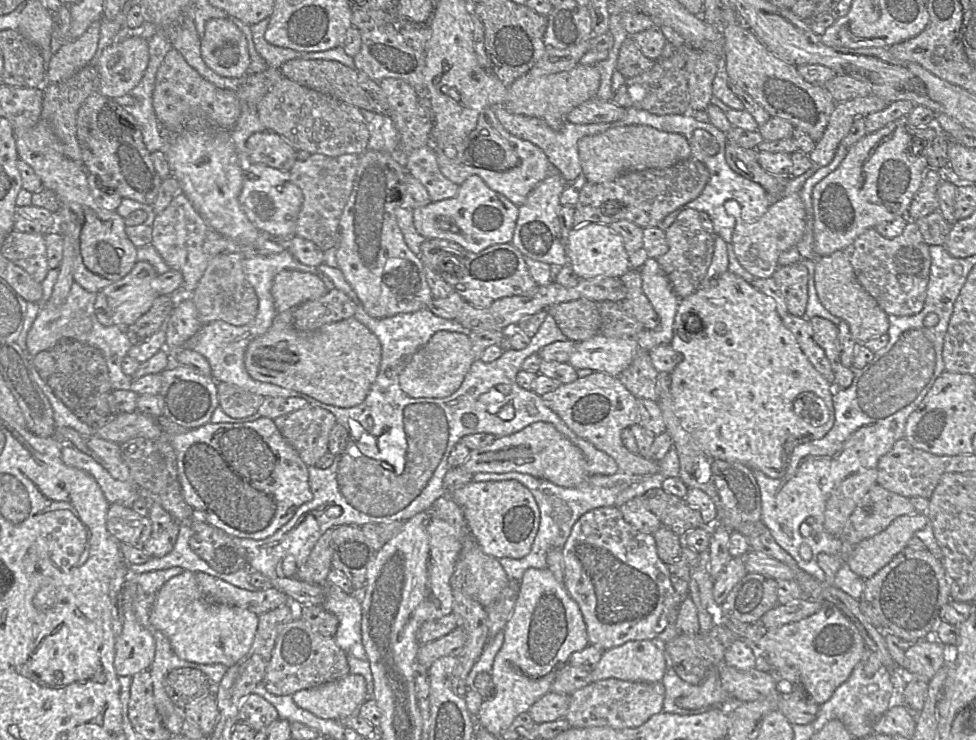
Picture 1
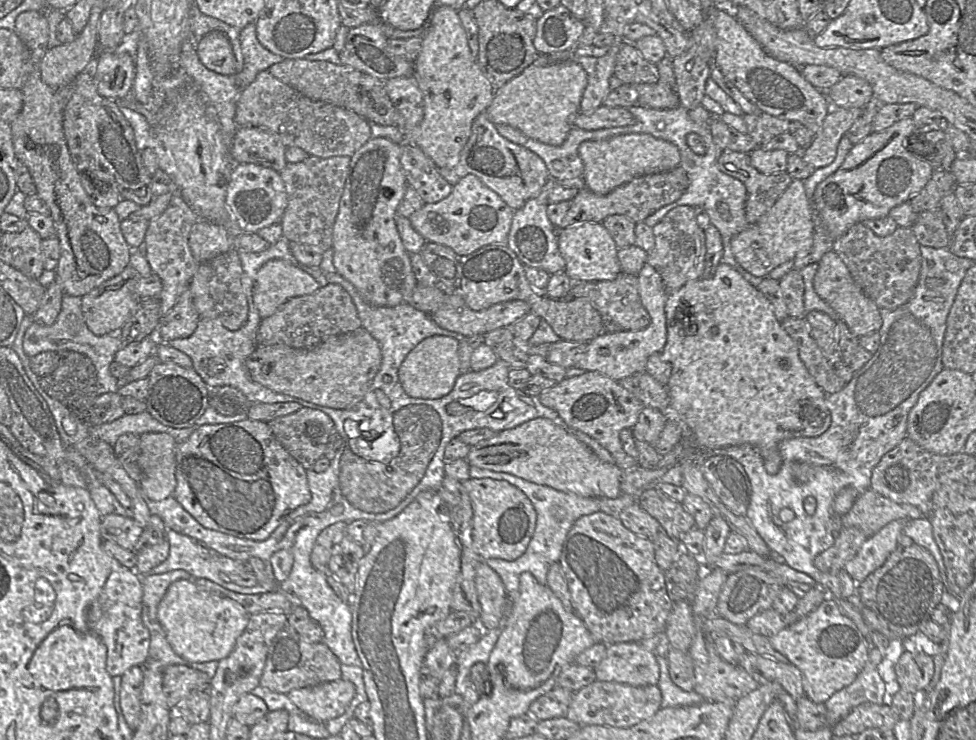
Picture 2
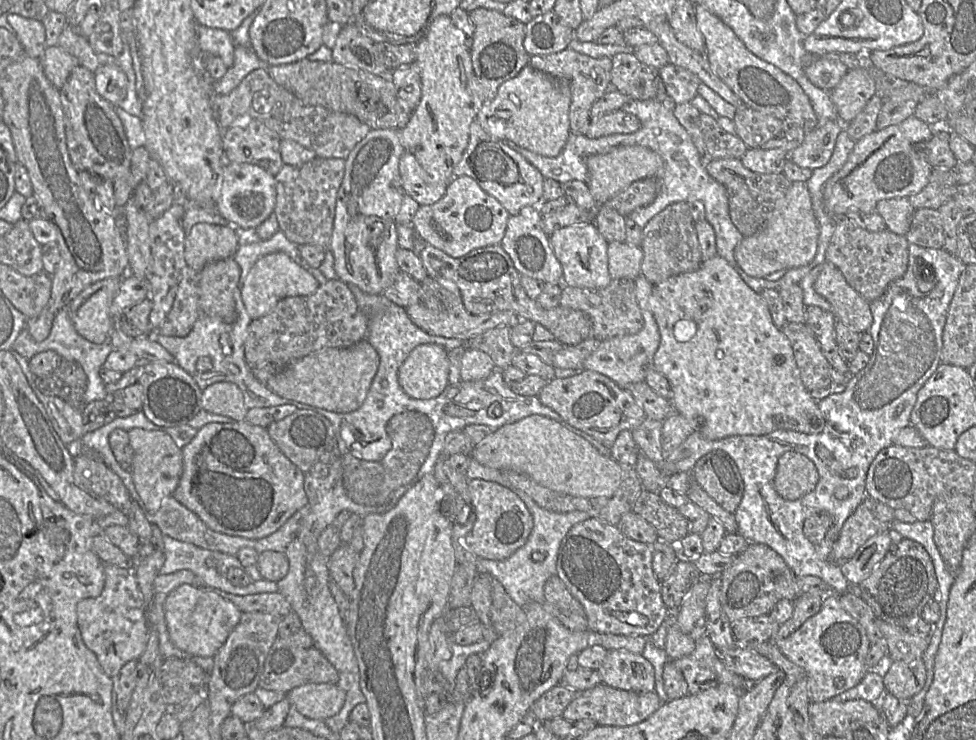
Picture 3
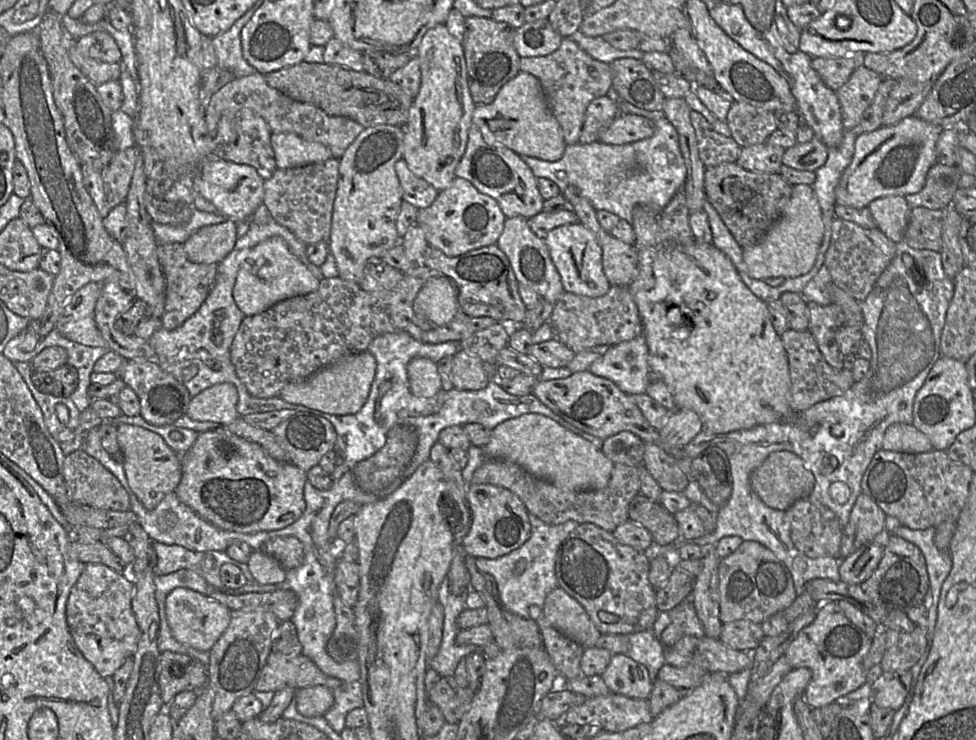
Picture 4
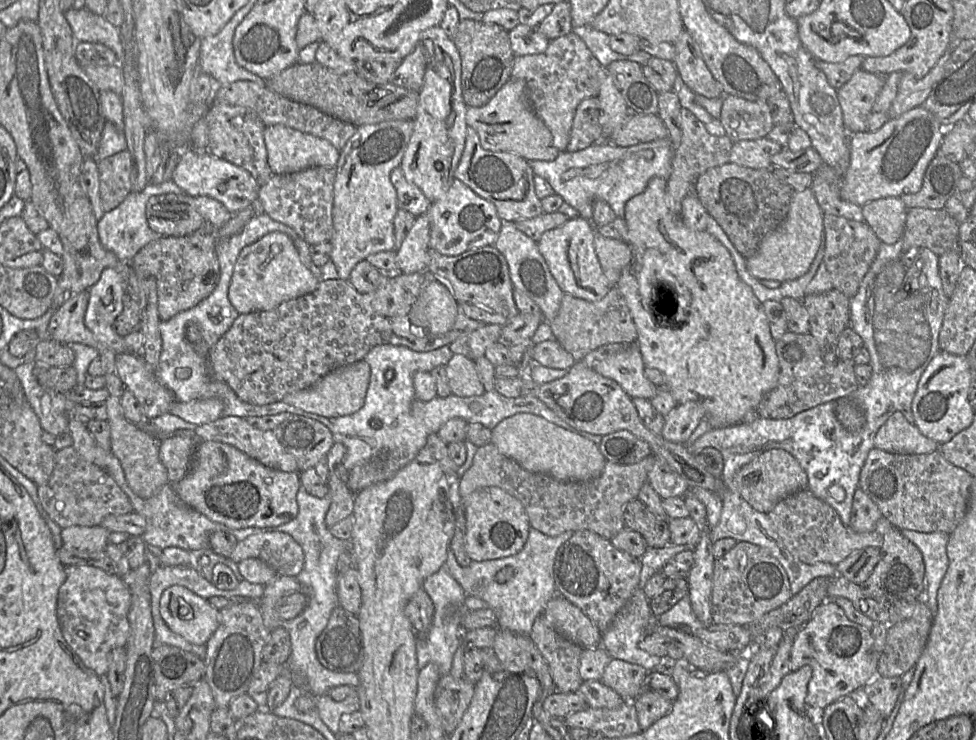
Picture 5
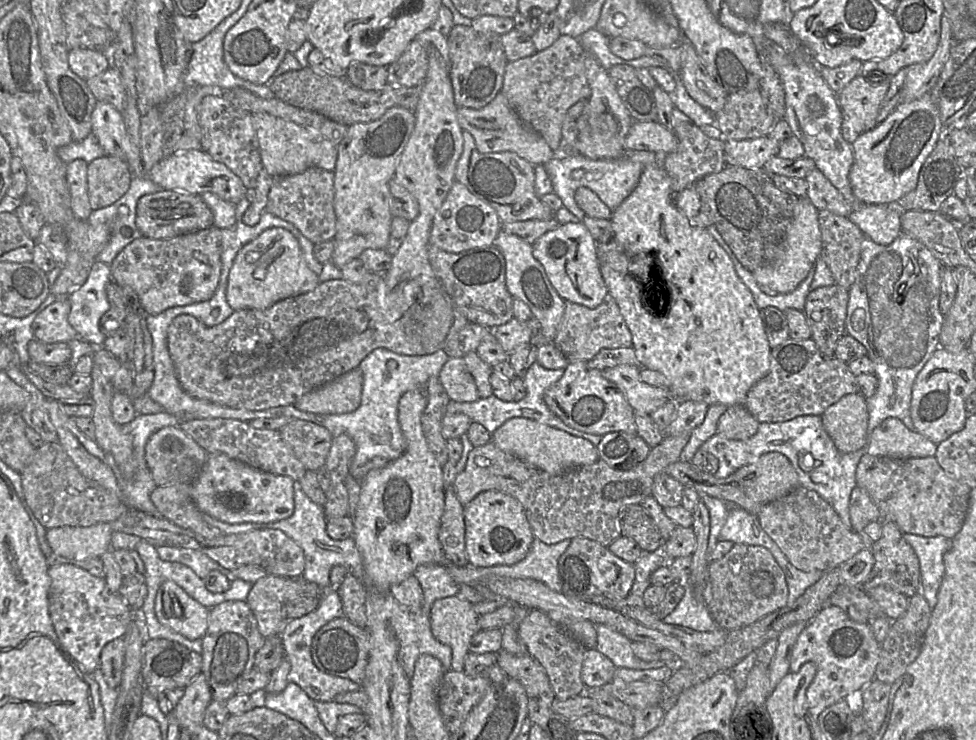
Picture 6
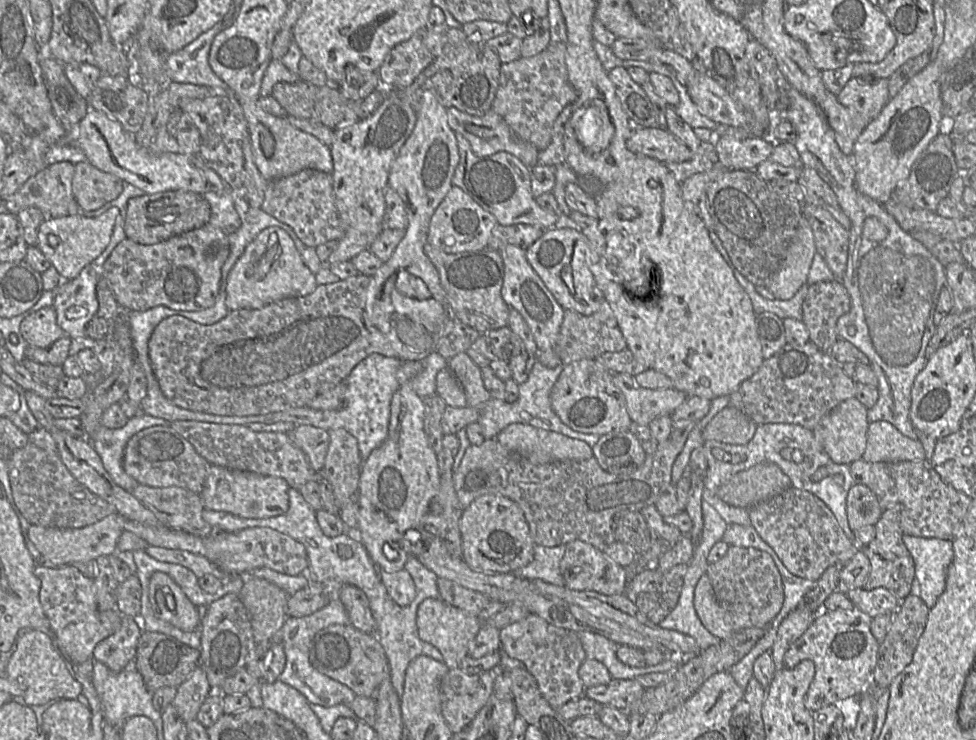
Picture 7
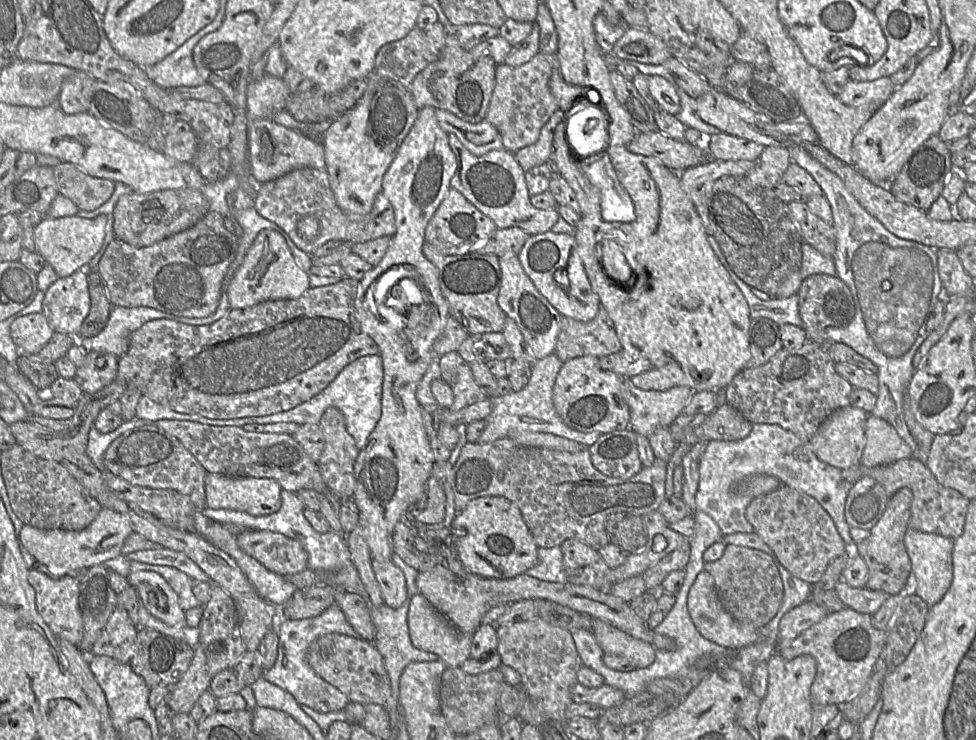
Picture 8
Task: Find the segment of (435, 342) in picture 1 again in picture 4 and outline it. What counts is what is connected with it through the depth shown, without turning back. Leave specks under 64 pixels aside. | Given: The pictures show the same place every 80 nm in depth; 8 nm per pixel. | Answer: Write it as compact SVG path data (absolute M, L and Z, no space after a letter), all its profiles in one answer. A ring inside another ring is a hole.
M414 358L407 365L409 387L417 397L431 398L441 389L437 364L428 358Z

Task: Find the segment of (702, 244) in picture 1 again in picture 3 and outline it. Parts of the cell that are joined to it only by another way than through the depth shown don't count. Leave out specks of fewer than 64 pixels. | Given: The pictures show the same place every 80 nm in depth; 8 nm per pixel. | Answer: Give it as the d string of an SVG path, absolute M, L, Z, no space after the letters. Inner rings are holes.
M677 202L666 207L642 228L641 274L653 285L700 267L703 259L694 224L688 203Z

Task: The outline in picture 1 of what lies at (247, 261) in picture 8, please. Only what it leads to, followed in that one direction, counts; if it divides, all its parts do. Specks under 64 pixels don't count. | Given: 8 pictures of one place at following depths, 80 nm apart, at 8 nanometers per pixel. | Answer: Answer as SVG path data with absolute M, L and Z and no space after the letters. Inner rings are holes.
M283 270L273 280L271 295L278 314L318 299L327 291L323 281L311 272Z

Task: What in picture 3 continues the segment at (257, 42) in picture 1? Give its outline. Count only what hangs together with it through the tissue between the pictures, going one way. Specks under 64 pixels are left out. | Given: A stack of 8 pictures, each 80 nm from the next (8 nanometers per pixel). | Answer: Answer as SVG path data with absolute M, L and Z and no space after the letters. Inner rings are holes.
M236 46L233 64L219 81L214 82L213 90L217 95L228 94L234 90L249 73L255 69L266 69L267 67L268 64L257 56L251 46Z

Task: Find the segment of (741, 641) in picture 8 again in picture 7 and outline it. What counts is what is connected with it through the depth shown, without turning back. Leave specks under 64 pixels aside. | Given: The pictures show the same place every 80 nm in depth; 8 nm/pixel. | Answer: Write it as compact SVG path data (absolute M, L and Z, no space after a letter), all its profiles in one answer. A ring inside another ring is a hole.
M707 573L703 574L694 590L694 608L704 627L715 637L724 640L734 629L726 622Z

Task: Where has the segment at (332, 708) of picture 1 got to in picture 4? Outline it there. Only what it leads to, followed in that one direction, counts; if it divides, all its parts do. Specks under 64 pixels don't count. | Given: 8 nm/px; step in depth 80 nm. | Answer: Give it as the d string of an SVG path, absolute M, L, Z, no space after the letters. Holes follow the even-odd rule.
M322 685L297 689L293 698L297 711L309 718L323 716L334 704L333 690Z

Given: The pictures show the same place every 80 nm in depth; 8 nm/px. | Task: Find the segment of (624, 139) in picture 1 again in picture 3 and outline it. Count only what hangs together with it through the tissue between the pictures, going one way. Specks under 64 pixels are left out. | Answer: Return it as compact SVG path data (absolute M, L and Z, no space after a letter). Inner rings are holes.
M639 145L616 147L606 153L590 155L586 159L588 170L587 186L597 205L604 205L632 183L644 178L656 178L661 173L664 161L653 150Z

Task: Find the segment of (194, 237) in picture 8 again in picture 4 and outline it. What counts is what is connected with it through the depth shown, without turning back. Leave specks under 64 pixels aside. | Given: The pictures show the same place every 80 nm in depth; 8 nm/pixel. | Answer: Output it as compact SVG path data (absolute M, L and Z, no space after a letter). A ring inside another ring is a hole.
M159 243L157 256L165 278L165 304L162 314L162 327L175 330L194 315L212 289L218 273L218 264L192 262L182 243Z

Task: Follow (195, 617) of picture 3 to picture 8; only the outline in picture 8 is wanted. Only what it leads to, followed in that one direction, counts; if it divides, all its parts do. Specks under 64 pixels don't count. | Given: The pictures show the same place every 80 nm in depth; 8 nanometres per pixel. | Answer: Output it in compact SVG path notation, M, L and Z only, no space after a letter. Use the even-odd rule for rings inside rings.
M131 571L127 581L154 617L170 626L184 625L185 611L179 605L178 595L160 574Z

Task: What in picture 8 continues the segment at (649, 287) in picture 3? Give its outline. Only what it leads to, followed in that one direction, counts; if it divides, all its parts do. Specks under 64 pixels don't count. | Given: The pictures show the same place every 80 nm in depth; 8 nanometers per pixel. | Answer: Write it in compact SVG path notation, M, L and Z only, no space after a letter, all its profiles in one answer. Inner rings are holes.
M622 378L622 396L630 410L629 429L648 437L658 428L670 427L693 393L687 386L645 391L635 387L630 378Z

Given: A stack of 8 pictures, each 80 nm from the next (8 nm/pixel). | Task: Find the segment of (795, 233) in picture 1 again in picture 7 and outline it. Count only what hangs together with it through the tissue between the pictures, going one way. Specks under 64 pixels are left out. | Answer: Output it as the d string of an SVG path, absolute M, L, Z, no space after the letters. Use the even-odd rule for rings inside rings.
M803 216L779 270L766 287L776 299L789 300L807 282L814 255L817 253L813 231Z

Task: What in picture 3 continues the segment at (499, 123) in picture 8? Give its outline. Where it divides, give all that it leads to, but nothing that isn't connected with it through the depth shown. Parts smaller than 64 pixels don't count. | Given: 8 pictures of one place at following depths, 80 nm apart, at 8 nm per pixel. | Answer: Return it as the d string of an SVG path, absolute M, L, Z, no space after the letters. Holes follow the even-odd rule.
M570 47L556 53L531 56L528 65L554 78L566 81L571 92L569 121L571 134L583 134L590 122L593 104L609 91L612 57L592 58Z

